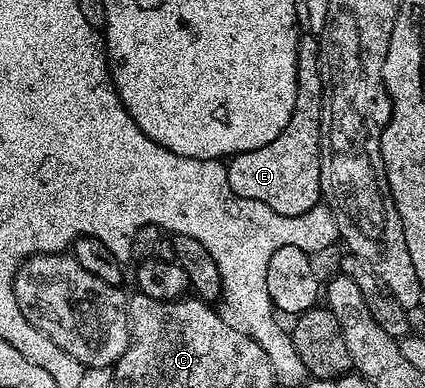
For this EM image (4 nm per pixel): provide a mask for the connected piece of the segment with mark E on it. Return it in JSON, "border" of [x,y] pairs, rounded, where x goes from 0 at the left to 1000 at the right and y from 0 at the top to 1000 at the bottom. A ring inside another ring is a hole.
{"border":[[[715,85],[706,93],[706,113],[696,129],[696,258],[692,260],[692,291],[682,302],[673,332],[664,332],[664,343],[654,343],[654,353],[645,353],[645,363],[635,363],[635,374],[616,374],[616,384],[588,384],[579,394],[560,394],[534,412],[536,464],[541,466],[541,487],[551,500],[560,508],[579,508],[588,518],[616,518],[616,528],[635,528],[635,539],[645,539],[645,549],[664,549],[666,554],[708,554],[748,531],[758,513],[753,500],[753,284],[758,281],[760,258],[762,222],[758,219],[758,188],[753,186],[753,106],[741,88]]]}

